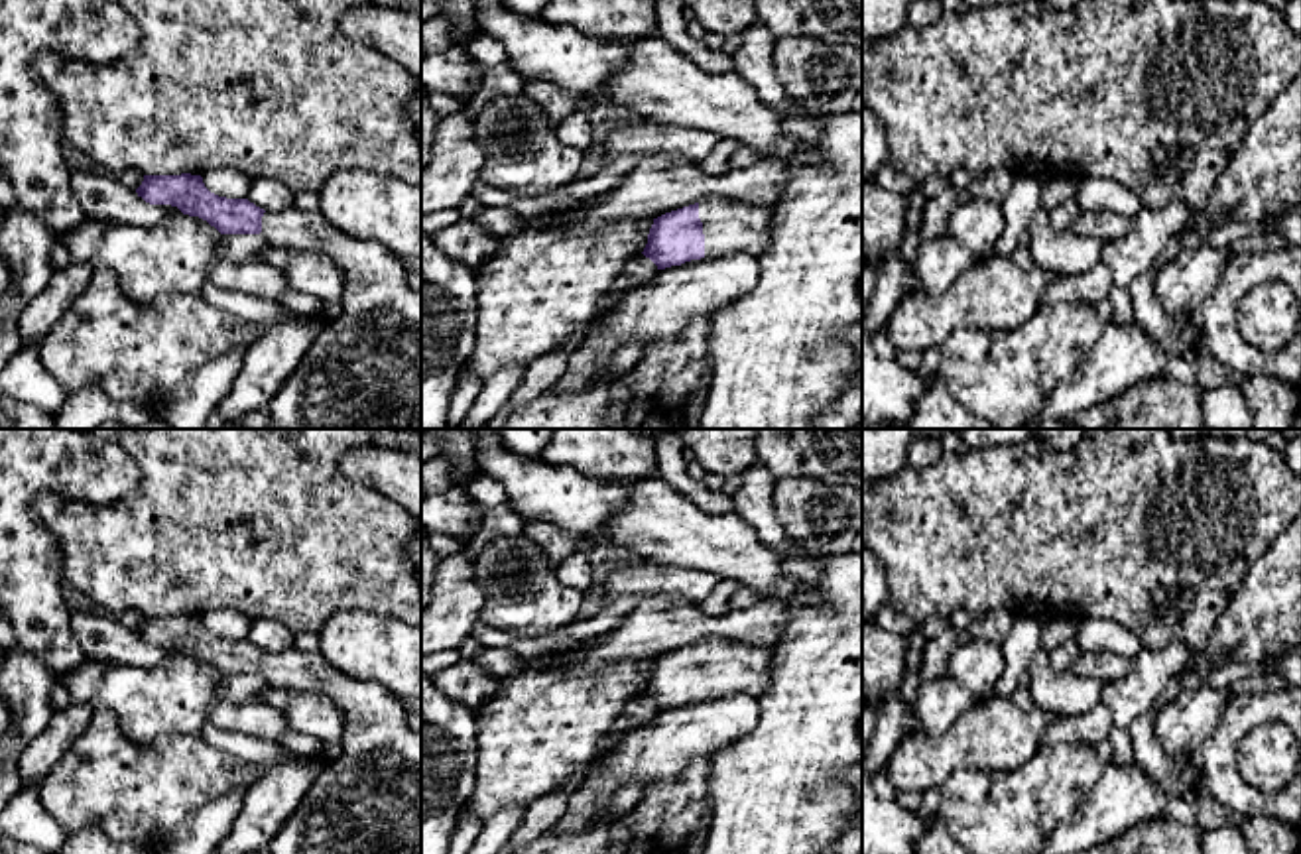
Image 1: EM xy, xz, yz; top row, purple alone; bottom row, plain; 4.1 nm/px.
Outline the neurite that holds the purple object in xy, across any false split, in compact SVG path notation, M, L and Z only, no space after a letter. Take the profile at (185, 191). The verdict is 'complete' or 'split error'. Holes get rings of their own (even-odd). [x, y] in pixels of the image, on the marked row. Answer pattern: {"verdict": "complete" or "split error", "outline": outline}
{"verdict": "split error", "outline": "M144 175L136 193L150 205L171 205L183 214L199 216L220 234L260 234L276 248L321 252L344 272L341 315L321 329L295 372L266 405L268 429L421 429L421 293L407 285L407 268L400 256L380 242L342 234L319 211L289 207L281 213L266 213L248 199L218 197L205 187L201 175Z"}

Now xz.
{"verdict": "split error", "outline": "M712 197L653 218L644 256L657 270L734 250L760 254L768 240L772 207Z"}

